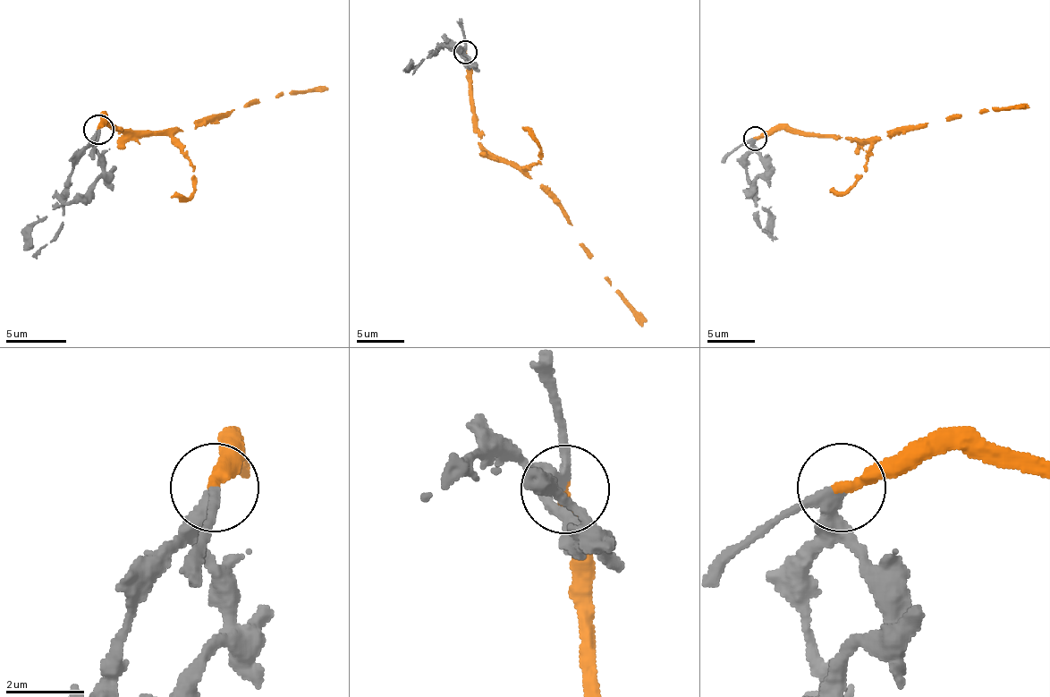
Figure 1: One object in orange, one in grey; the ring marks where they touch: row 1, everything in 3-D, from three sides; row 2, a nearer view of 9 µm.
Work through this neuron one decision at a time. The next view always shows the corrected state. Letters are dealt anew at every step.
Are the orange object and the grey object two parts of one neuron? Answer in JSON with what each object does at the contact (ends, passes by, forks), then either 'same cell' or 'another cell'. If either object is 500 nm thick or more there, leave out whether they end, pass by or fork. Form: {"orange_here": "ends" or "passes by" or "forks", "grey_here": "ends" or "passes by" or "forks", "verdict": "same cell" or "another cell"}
{"orange_here": "ends", "grey_here": "passes by", "verdict": "same cell"}

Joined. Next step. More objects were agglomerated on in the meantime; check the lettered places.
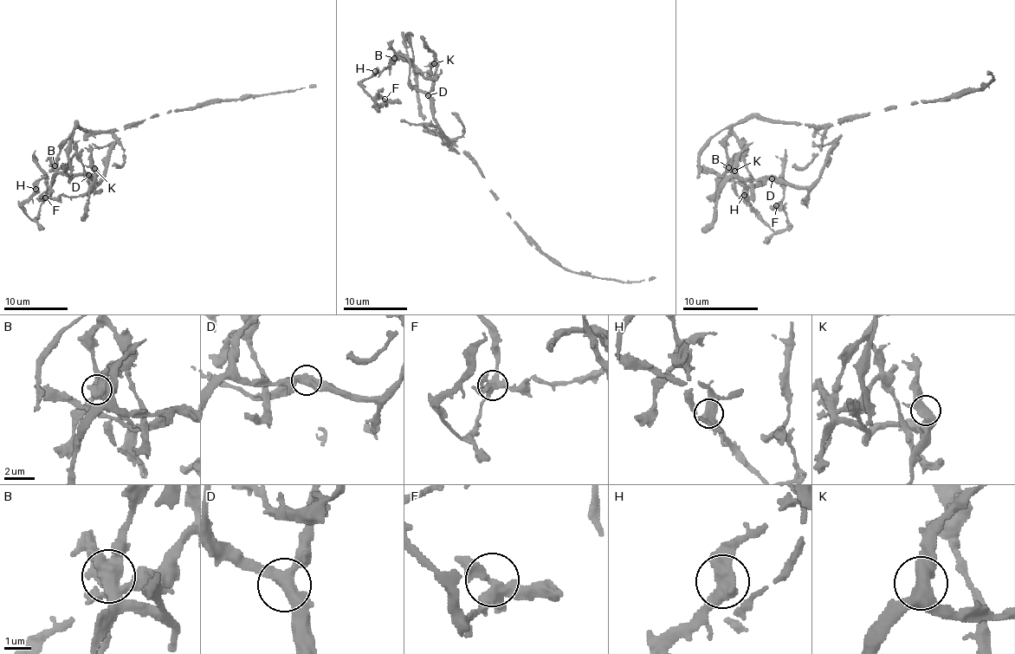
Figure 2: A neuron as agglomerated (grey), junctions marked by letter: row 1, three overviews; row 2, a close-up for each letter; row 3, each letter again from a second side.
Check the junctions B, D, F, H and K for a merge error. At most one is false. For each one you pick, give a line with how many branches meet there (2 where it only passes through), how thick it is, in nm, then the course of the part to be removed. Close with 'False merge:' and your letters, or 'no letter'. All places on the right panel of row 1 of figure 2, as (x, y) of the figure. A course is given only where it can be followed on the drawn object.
B: Branches: 6. Thickness 550 nm. Course of the part to remove: (728, 166), (725, 174), (732, 182), (755, 185), (762, 178), (772, 178), (810, 185), (832, 145), (813, 140)
False merge: B

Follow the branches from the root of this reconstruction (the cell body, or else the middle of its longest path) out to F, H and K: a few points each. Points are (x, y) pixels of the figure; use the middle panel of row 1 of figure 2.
F: (436, 135), (423, 122), (416, 71), (405, 57), (377, 69), (362, 82), (375, 107), (384, 98)
H: (436, 135), (423, 122), (415, 67), (405, 57), (399, 57), (394, 63), (375, 71)
K: (436, 135), (423, 122), (416, 71), (410, 61), (423, 74), (434, 63)

